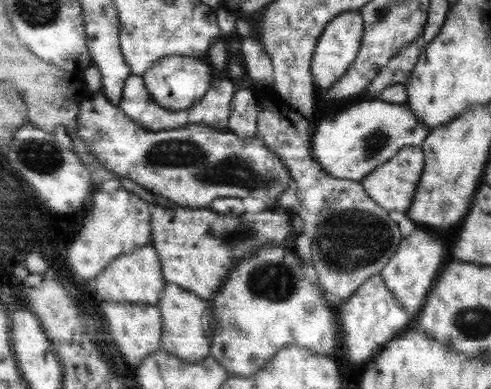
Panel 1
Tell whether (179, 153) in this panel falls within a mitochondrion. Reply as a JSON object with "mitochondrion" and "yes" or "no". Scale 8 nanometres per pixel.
{"mitochondrion":"yes"}

